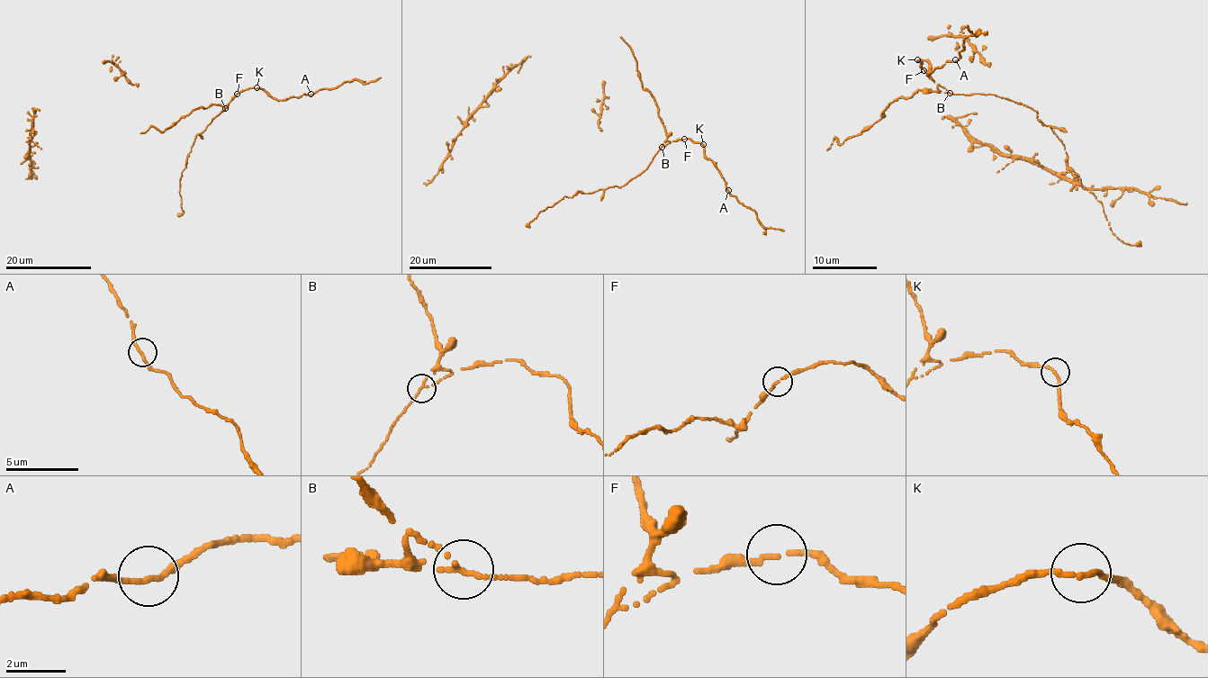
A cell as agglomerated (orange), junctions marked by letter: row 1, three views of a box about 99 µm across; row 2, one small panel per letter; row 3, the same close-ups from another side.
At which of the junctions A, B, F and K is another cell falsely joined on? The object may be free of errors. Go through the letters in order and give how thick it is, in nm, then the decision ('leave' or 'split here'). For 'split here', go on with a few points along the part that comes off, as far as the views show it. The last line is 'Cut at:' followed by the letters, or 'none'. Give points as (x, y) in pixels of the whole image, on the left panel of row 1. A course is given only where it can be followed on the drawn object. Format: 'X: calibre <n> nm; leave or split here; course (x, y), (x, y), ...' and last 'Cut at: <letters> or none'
A: calibre 200 nm; leave
B: calibre 170 nm; leave
F: calibre 180 nm; leave
K: calibre 190 nm; leave
Cut at: none

